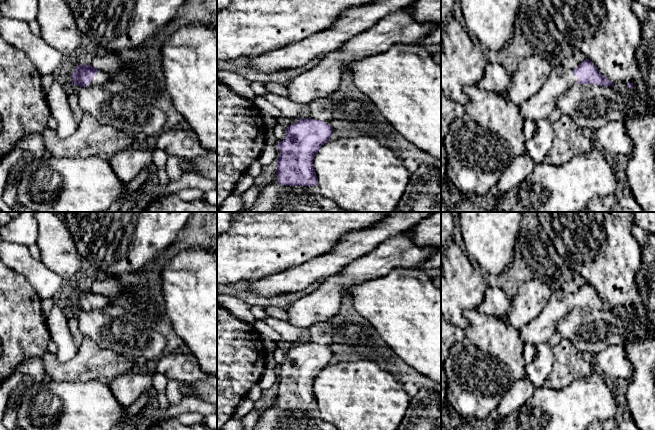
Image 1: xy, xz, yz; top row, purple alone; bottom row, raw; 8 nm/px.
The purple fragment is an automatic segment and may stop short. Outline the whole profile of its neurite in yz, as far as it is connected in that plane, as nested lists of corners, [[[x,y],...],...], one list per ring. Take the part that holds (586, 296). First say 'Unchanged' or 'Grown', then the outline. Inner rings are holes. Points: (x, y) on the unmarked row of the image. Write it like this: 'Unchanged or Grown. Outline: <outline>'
Grown. Outline: [[[587,282],[575,293],[562,289],[555,290],[543,311],[520,329],[524,343],[535,347],[540,343],[548,343],[551,336],[556,333],[558,322],[575,308],[614,310],[614,307],[602,299]]]

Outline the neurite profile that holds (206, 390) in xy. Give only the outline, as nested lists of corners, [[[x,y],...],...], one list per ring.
[[[217,376],[191,383],[195,397],[217,405]]]

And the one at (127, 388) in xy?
[[[148,367],[143,371],[124,373],[108,386],[117,402],[125,408],[135,403],[143,394],[147,394],[150,400],[157,399],[158,392],[152,383],[154,372]]]

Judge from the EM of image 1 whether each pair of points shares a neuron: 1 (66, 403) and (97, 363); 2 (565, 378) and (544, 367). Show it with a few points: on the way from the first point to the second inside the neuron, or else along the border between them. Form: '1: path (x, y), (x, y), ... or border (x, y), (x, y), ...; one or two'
1: border (58, 382), (99, 381), (105, 385); two
2: border (552, 348), (553, 367), (543, 385); two

